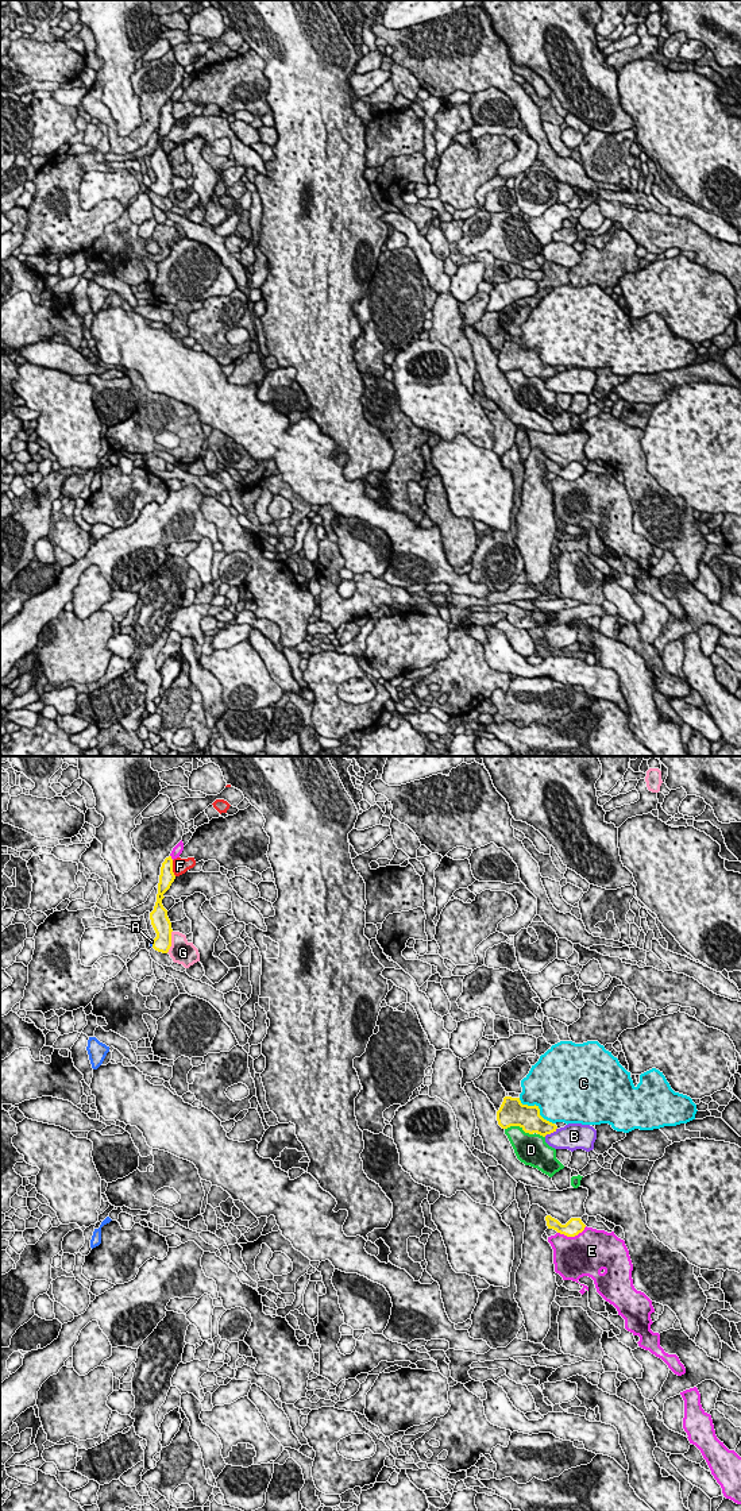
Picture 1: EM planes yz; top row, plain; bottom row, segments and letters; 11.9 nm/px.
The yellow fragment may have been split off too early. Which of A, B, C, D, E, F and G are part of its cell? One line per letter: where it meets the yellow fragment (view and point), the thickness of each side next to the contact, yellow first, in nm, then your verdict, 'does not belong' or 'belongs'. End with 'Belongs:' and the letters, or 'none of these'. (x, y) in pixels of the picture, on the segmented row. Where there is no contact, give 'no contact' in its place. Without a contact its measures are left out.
A: yz (153, 944) | 220/30 nm | belongs
B: yz (550, 1133) | 260/300 nm | does not belong
C: yz (537, 1107) | 280/480 nm | does not belong
D: yz (518, 1125) | 320/280 nm | does not belong
E: yz (571, 1236) | 200/480 nm | does not belong
F: yz (172, 868) | 180/190 nm | does not belong
G: yz (170, 941) | 220/280 nm | does not belong
Belongs: A

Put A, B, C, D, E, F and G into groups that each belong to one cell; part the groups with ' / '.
A / B / C / D / E / F / G

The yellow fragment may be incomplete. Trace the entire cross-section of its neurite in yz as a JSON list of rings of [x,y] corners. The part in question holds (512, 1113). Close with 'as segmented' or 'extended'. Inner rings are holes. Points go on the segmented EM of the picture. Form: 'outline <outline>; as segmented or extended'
outline [[[505,1096],[497,1111],[497,1121],[502,1129],[520,1126],[525,1133],[543,1137],[556,1132],[557,1126],[540,1115],[539,1106],[522,1105],[520,1098]]]; as segmented

